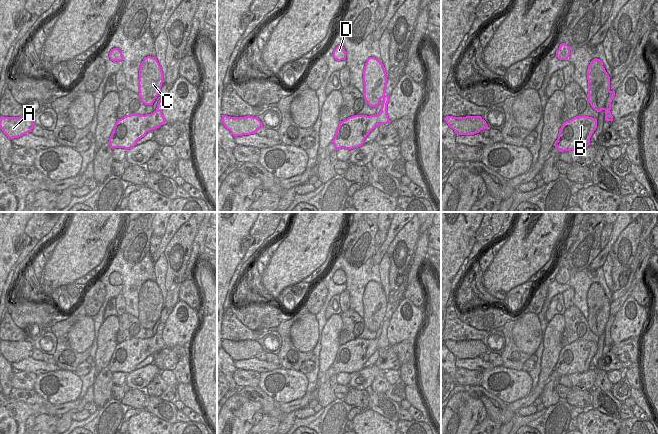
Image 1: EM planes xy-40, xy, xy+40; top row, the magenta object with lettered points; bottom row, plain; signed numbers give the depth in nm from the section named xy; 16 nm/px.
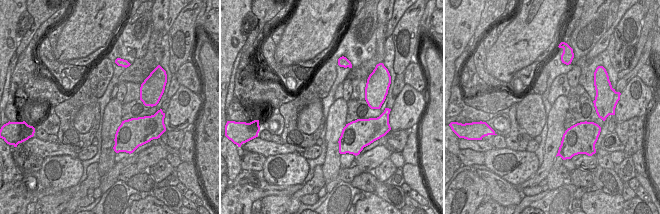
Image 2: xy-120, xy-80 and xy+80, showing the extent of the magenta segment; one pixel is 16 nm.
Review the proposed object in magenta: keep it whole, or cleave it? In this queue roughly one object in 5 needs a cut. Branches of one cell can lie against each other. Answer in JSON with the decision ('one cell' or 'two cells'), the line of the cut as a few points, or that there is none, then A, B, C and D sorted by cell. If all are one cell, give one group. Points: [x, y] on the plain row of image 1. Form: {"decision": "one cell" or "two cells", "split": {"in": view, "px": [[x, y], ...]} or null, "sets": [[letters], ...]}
{"decision": "one cell", "split": null, "sets": [["A", "B", "C", "D"]]}

